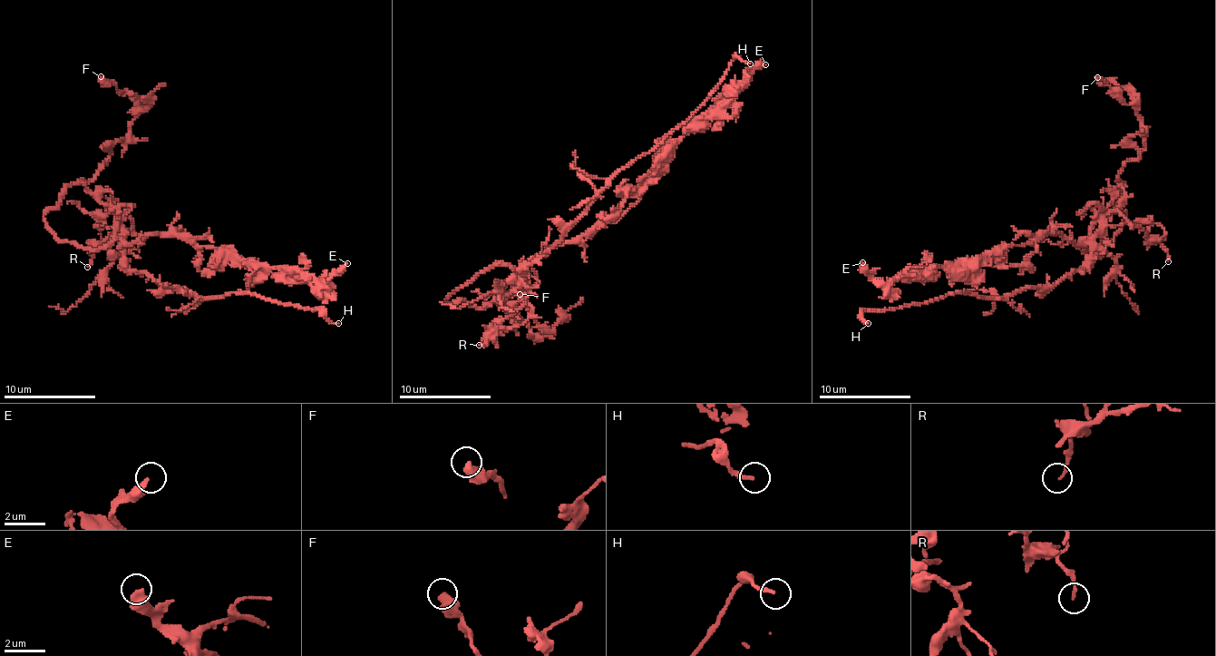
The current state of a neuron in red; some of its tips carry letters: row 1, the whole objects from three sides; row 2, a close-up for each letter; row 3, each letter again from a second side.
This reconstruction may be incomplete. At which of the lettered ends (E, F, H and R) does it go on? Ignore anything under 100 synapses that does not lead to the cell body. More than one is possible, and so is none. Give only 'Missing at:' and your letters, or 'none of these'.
Missing at: H

